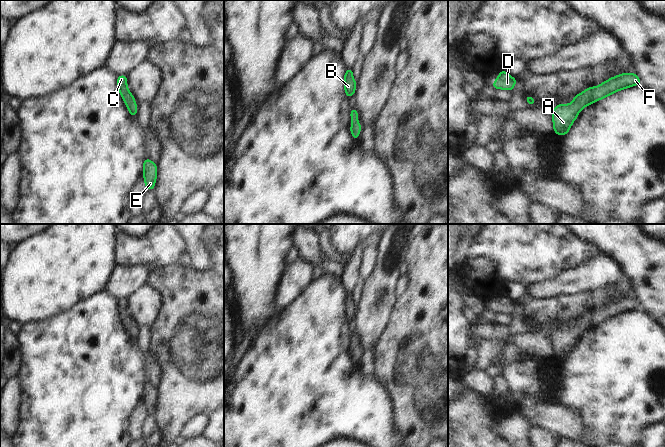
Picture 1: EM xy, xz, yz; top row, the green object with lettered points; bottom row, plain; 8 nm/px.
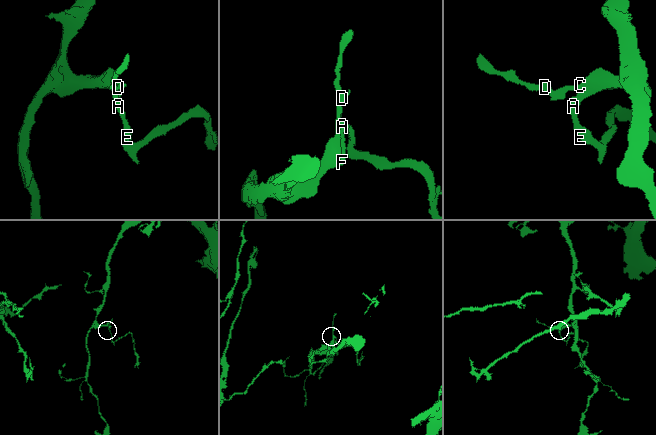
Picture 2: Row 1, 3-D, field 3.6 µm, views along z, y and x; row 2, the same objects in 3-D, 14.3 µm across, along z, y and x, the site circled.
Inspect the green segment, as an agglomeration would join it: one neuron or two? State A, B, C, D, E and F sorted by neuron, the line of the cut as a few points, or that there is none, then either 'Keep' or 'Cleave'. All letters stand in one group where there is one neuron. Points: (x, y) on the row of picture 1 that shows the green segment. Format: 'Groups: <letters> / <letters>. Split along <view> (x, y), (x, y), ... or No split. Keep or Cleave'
Groups: A B C D E F. No split. Keep

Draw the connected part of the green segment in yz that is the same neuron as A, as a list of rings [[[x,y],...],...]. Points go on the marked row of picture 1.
[[[636,73],[619,74],[604,81],[597,87],[591,86],[582,93],[573,96],[571,104],[563,103],[555,106],[551,111],[554,133],[565,136],[584,107],[604,99],[617,91],[635,85],[641,85],[640,78]]]

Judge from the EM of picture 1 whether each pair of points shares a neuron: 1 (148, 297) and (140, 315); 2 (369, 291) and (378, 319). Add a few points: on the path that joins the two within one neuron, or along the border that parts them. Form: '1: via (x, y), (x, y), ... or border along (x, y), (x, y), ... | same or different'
1: via (146, 301), (143, 305), (143, 311) | same
2: via (372, 298), (373, 312) | same

